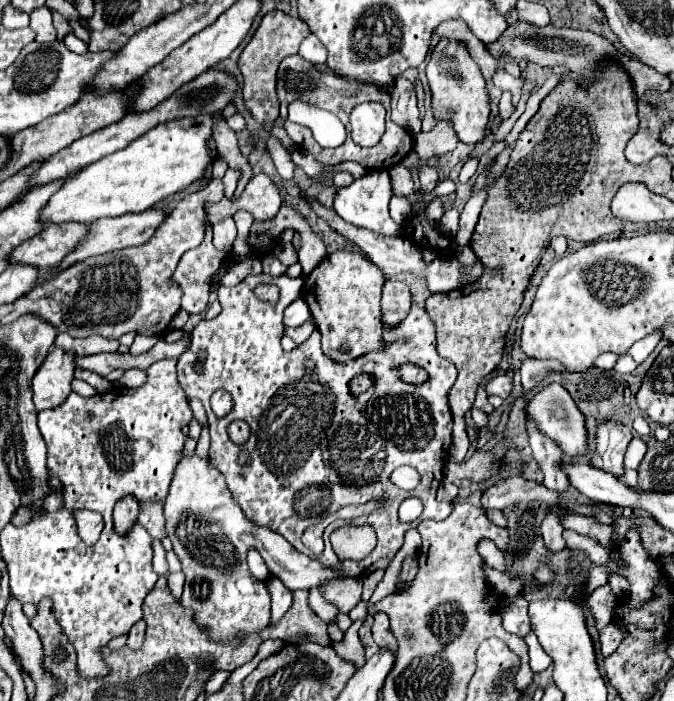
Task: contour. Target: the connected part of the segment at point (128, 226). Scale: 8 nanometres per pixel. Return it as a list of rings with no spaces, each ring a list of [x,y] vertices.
[[[152,207],[148,211],[142,211],[140,215],[120,215],[116,219],[98,219],[96,223],[90,225],[90,233],[86,237],[84,243],[78,245],[76,251],[72,251],[58,267],[54,269],[66,269],[70,265],[74,265],[76,261],[82,261],[90,255],[100,255],[100,253],[108,253],[108,251],[116,251],[116,249],[124,249],[124,247],[134,247],[134,245],[142,245],[148,243],[148,239],[152,239],[152,235],[156,233],[156,227],[160,227],[160,223],[166,219],[166,211]]]

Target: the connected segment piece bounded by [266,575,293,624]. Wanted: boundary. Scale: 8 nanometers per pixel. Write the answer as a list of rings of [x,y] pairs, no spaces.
[[[270,575],[268,577],[268,581],[266,581],[266,587],[268,587],[268,591],[270,591],[271,596],[271,617],[270,623],[277,623],[288,611],[288,607],[293,602],[292,591],[288,589],[288,587],[284,587],[284,583],[278,579],[278,577],[274,577],[274,575]]]

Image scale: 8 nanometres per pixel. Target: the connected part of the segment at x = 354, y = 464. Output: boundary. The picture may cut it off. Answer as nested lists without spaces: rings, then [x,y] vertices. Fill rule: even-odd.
[[[262,273],[262,275],[258,275],[258,277],[246,277],[246,279],[244,279],[240,285],[236,285],[236,287],[224,287],[224,285],[220,285],[218,291],[216,291],[216,293],[218,293],[218,301],[220,301],[220,305],[222,305],[220,315],[214,317],[214,319],[210,319],[210,321],[200,321],[200,323],[194,327],[194,331],[192,331],[192,335],[194,335],[194,337],[192,337],[192,345],[190,345],[188,351],[185,351],[180,355],[180,359],[178,359],[178,381],[180,381],[180,387],[184,389],[186,397],[188,397],[188,399],[194,399],[194,397],[200,399],[202,405],[204,405],[204,409],[206,409],[208,427],[210,427],[210,455],[208,455],[210,463],[226,477],[228,489],[230,489],[232,497],[236,499],[236,503],[240,505],[240,509],[244,511],[244,515],[246,515],[248,519],[252,519],[254,523],[264,525],[264,527],[280,533],[280,535],[282,535],[284,539],[288,539],[290,545],[294,545],[300,553],[310,553],[310,551],[302,545],[302,539],[300,539],[302,533],[304,533],[304,529],[306,529],[308,525],[324,519],[326,515],[336,513],[340,507],[346,507],[346,505],[362,505],[362,503],[368,503],[368,501],[372,501],[372,499],[388,499],[388,505],[400,507],[400,503],[402,503],[406,497],[412,497],[412,495],[418,497],[418,499],[422,501],[422,505],[424,505],[424,511],[422,511],[422,515],[420,515],[414,523],[404,523],[404,525],[398,523],[398,525],[400,525],[400,537],[402,537],[408,529],[412,529],[412,527],[416,527],[420,521],[424,521],[424,519],[436,519],[436,521],[446,519],[448,513],[452,511],[452,505],[450,505],[450,503],[438,503],[438,501],[436,501],[436,489],[438,489],[438,485],[440,485],[442,469],[444,469],[446,455],[448,455],[446,439],[444,439],[442,435],[448,435],[448,445],[452,443],[452,413],[450,413],[450,407],[448,407],[448,399],[446,399],[446,397],[448,397],[448,391],[450,391],[450,387],[452,387],[452,383],[454,383],[454,379],[456,379],[456,367],[452,367],[452,363],[448,363],[446,359],[442,359],[442,357],[438,355],[438,351],[436,351],[436,333],[434,333],[434,325],[432,325],[428,313],[426,313],[424,309],[412,307],[410,313],[408,313],[408,317],[398,325],[398,329],[396,329],[396,331],[390,331],[390,333],[386,335],[386,347],[384,347],[382,353],[370,353],[370,355],[360,357],[360,359],[350,361],[350,363],[338,363],[338,361],[328,359],[328,357],[322,353],[320,344],[321,335],[316,329],[314,329],[314,333],[312,333],[298,349],[292,349],[290,353],[286,353],[286,351],[280,347],[280,339],[282,339],[282,335],[284,335],[282,311],[284,311],[286,305],[290,305],[294,299],[302,297],[302,285],[304,285],[304,279],[302,279],[302,277],[290,279],[290,277],[286,277],[286,275],[274,277],[274,275],[266,275],[266,273]],[[258,283],[274,283],[274,285],[278,285],[278,287],[280,287],[280,301],[278,301],[276,305],[268,305],[268,303],[262,303],[262,301],[258,300],[255,293],[252,293],[252,289],[254,289]],[[200,353],[206,355],[202,363],[200,363]],[[304,357],[310,357],[310,359],[316,363],[316,371],[314,371],[314,373],[308,373],[308,377],[306,377],[306,371],[304,371],[304,367],[302,367],[302,359],[304,359]],[[406,363],[416,363],[418,367],[424,367],[424,369],[430,373],[430,379],[428,379],[426,383],[422,383],[422,385],[404,383],[404,381],[400,379],[398,367],[400,367],[400,365],[406,365]],[[198,365],[202,367],[200,373],[196,371]],[[362,373],[374,375],[376,385],[374,385],[372,389],[368,389],[364,395],[358,395],[358,397],[354,399],[354,395],[350,393],[348,383],[350,383],[352,377],[362,375]],[[214,389],[224,389],[224,391],[228,391],[228,393],[232,395],[234,407],[232,407],[232,411],[230,411],[228,415],[224,415],[224,417],[216,417],[216,415],[212,413],[210,405],[208,405],[208,397],[210,397],[210,393],[212,393]],[[234,419],[244,419],[244,421],[250,425],[250,439],[246,441],[246,447],[244,447],[244,449],[248,451],[248,455],[250,455],[248,467],[244,467],[244,465],[238,461],[240,447],[238,447],[238,445],[232,445],[232,441],[230,441],[228,435],[226,435],[226,427],[228,427],[228,423],[234,421]],[[400,465],[410,465],[410,467],[414,467],[414,469],[420,473],[420,483],[418,483],[418,487],[416,487],[414,491],[398,489],[398,487],[390,481],[390,473],[392,473],[396,467],[400,467]]]

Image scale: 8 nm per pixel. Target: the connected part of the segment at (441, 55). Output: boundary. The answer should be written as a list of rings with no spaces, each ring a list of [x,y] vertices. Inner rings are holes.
[[[446,39],[438,41],[438,45],[430,53],[426,77],[432,89],[432,109],[436,121],[450,119],[460,141],[478,143],[484,137],[484,129],[488,125],[488,115],[490,115],[488,91],[480,69],[470,59],[464,45]]]

